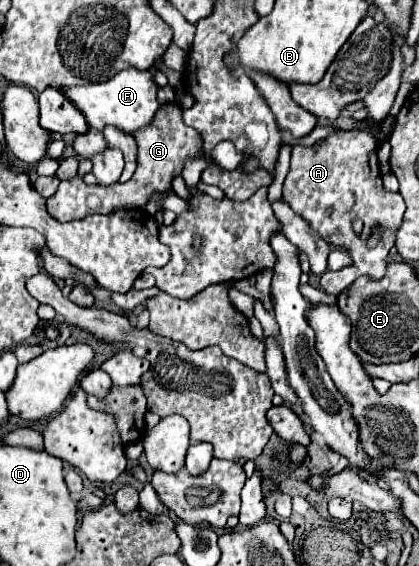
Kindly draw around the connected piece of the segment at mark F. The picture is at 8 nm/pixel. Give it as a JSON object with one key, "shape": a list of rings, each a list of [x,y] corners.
{"shape":[[[126,68],[102,84],[68,86],[68,88],[60,86],[60,90],[82,112],[88,126],[92,126],[96,130],[104,130],[104,126],[112,124],[112,126],[124,130],[126,134],[132,134],[134,130],[150,124],[156,110],[160,108],[160,102],[156,100],[158,86],[154,84],[154,72],[152,70],[142,72],[136,68]]]}

